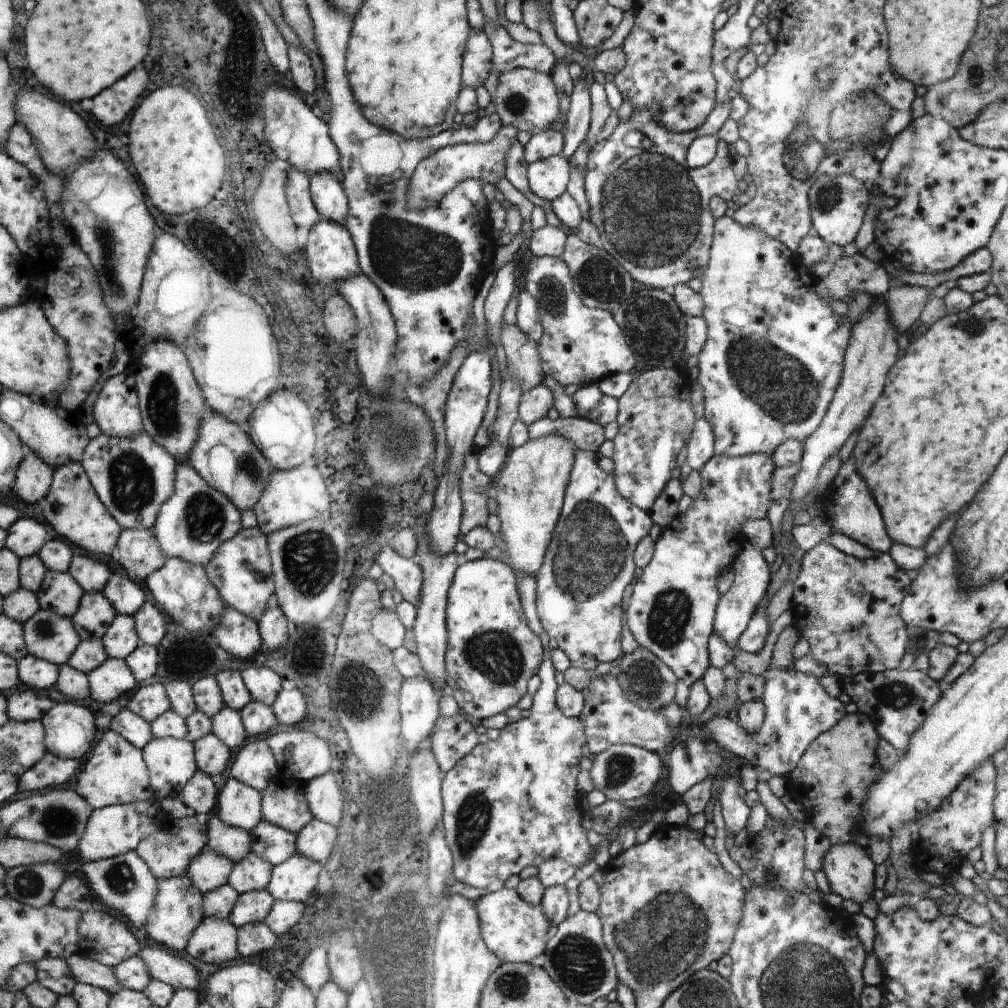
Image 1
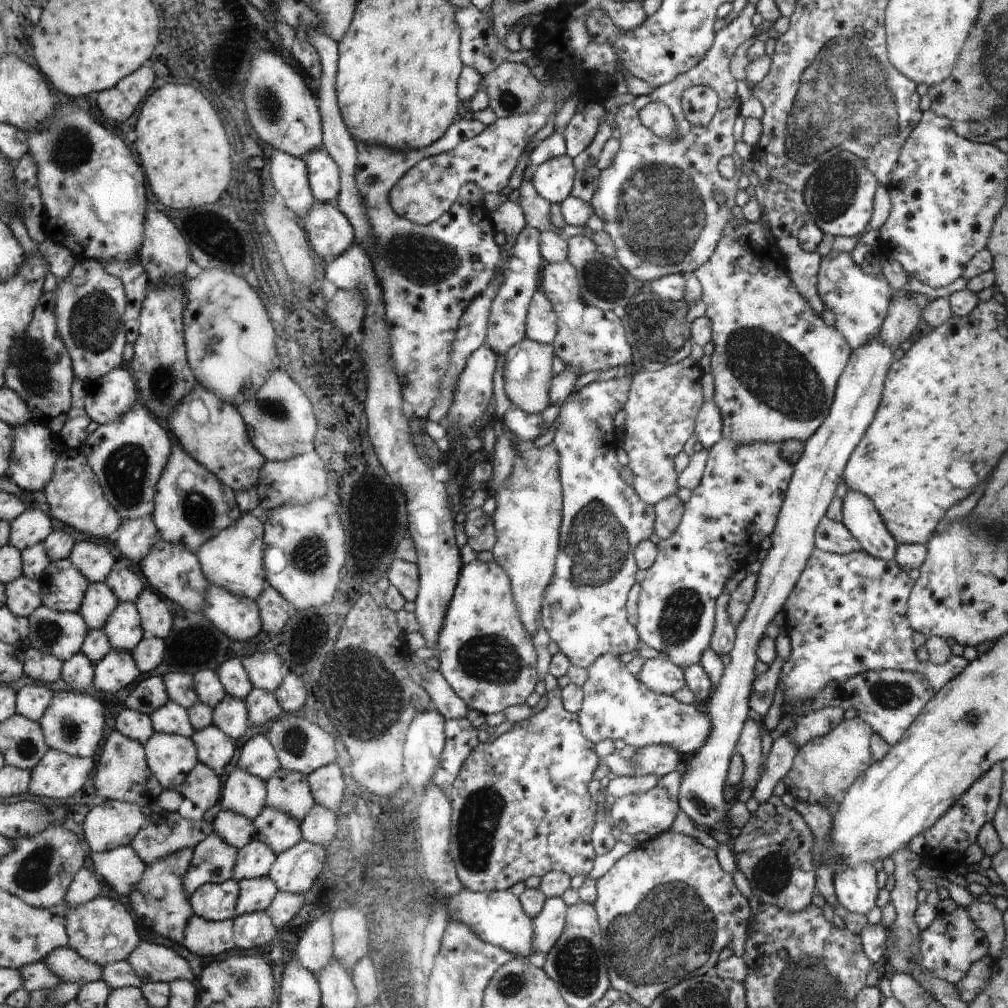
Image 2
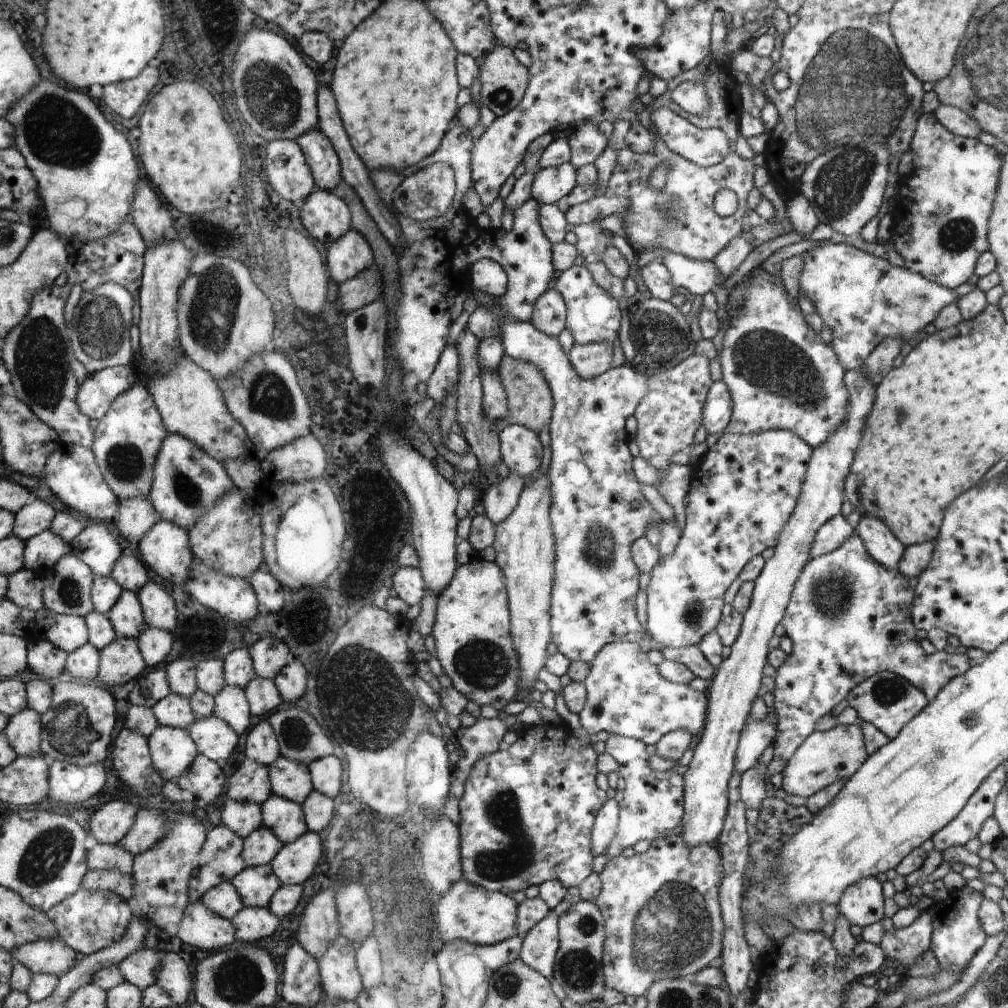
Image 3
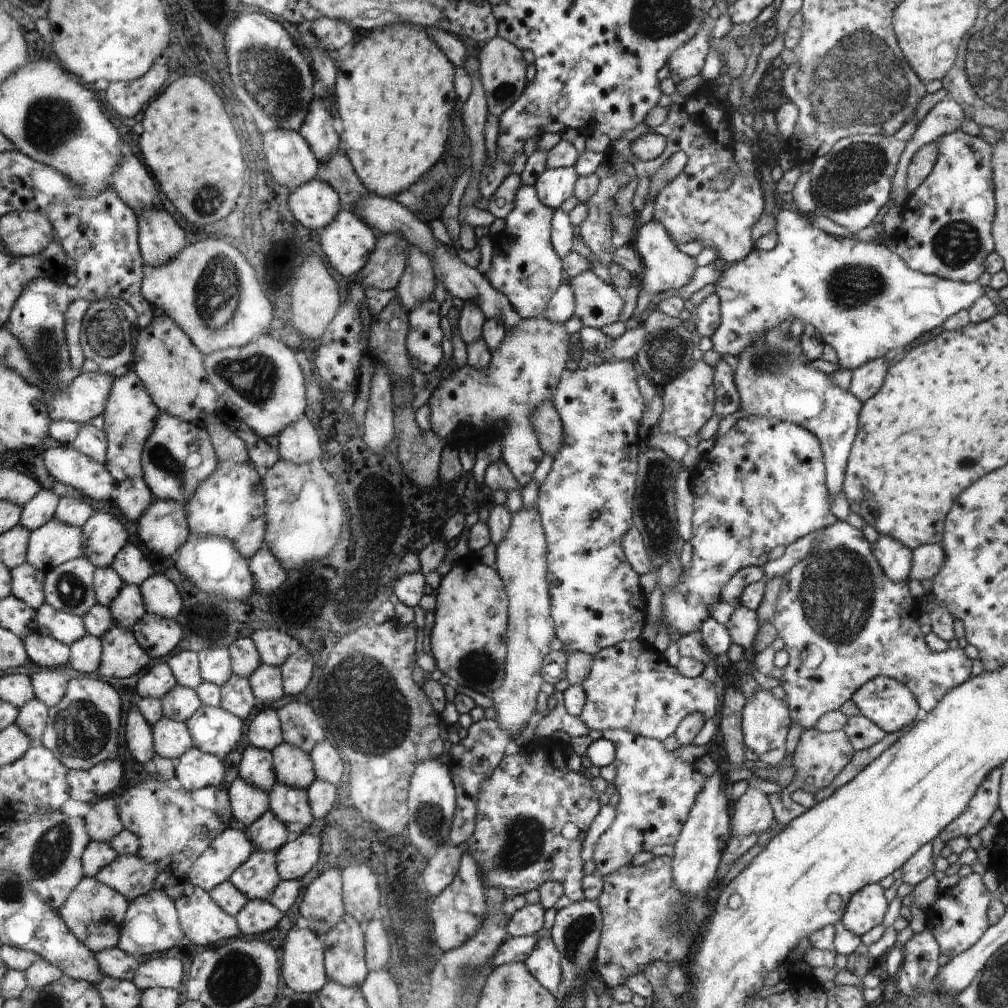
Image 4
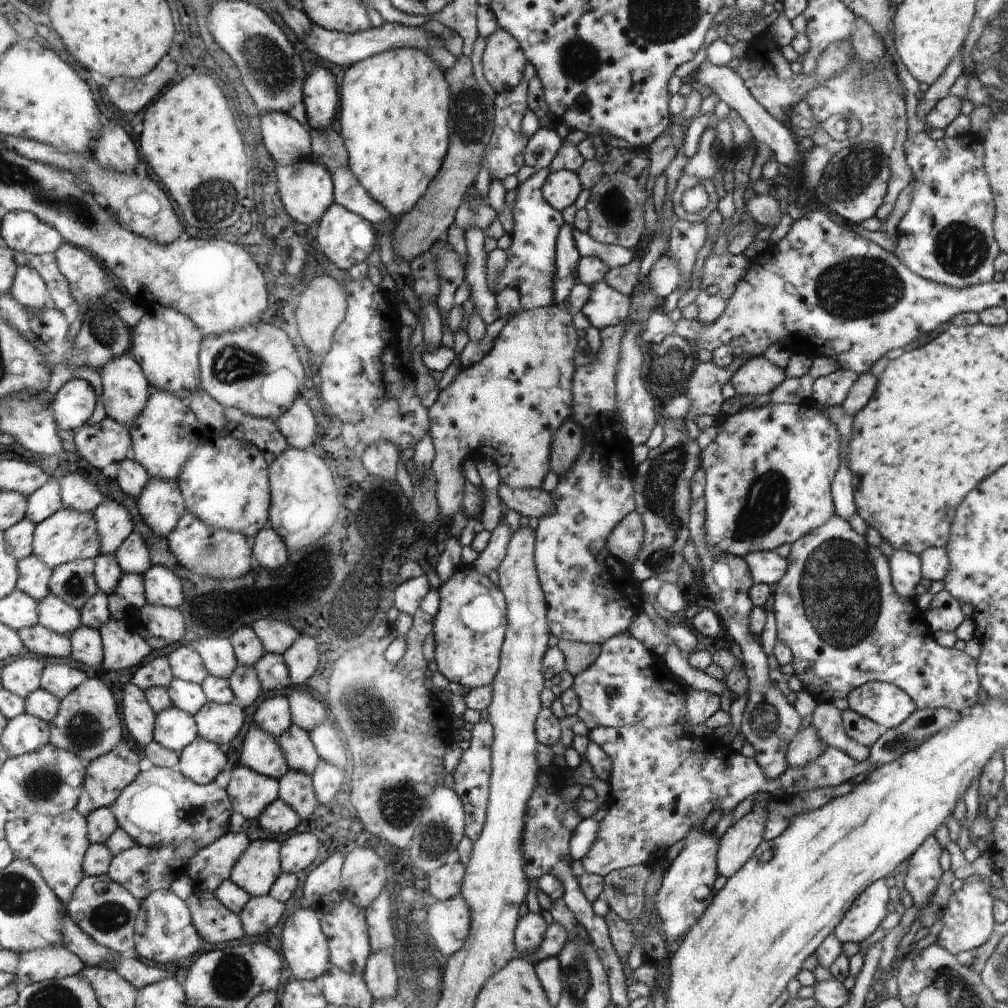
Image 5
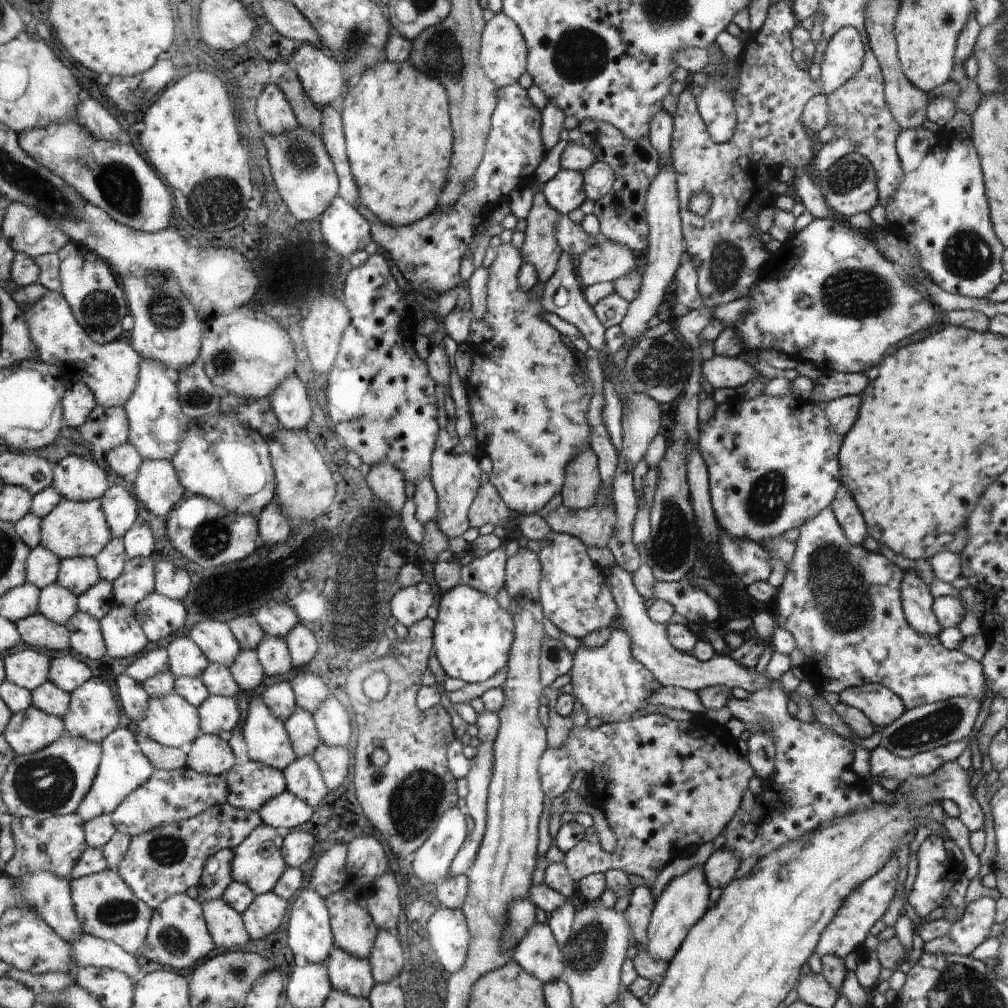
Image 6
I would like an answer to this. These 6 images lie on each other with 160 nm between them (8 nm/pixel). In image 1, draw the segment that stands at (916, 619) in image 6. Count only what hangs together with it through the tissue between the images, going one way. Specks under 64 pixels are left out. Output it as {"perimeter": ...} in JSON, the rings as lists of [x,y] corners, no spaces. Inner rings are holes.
{"perimeter":[[[847,459],[842,464],[833,483],[836,485],[834,506],[832,507],[832,520],[830,526],[833,532],[842,533],[856,542],[870,547],[879,553],[888,553],[894,544],[886,529],[886,521],[878,508],[877,502],[871,495],[870,489],[855,467],[854,460]]]}

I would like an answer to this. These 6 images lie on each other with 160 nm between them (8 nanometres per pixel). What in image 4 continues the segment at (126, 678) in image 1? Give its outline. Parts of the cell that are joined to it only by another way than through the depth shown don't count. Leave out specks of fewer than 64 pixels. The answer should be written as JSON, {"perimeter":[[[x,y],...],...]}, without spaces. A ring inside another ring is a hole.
{"perimeter":[[[113,624],[102,638],[102,662],[99,673],[104,676],[126,678],[138,674],[150,662],[150,655],[139,644],[131,629]]]}

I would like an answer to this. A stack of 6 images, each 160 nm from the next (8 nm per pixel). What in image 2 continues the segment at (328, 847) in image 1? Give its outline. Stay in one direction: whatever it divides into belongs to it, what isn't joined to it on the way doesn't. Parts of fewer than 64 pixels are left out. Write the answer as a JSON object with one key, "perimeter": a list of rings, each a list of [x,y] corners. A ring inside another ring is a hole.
{"perimeter":[[[315,805],[302,821],[302,835],[304,840],[327,847],[336,836],[336,813]]]}

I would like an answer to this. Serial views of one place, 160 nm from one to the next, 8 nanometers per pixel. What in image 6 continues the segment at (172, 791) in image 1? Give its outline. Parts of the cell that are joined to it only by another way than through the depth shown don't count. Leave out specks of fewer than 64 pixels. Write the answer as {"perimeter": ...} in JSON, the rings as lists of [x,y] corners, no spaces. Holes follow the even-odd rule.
{"perimeter":[[[175,690],[168,696],[150,697],[148,710],[139,721],[134,721],[134,724],[138,726],[140,734],[150,737],[161,745],[172,748],[187,748],[204,733],[199,717],[199,709],[190,704]]]}

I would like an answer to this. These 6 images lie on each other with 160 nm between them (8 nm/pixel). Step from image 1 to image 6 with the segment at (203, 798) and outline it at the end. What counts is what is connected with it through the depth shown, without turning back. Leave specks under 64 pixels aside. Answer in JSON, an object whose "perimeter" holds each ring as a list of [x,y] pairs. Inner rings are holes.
{"perimeter":[[[203,733],[186,748],[186,767],[197,773],[225,776],[236,765],[235,754],[227,742],[227,736]]]}

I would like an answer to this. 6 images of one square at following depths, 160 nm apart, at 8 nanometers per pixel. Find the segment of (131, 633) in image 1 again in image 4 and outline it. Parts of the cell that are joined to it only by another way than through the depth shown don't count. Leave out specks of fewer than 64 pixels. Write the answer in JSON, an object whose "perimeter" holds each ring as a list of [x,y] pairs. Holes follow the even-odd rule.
{"perimeter":[[[128,583],[123,584],[119,595],[108,608],[114,617],[114,624],[125,629],[131,629],[147,613],[141,588]]]}

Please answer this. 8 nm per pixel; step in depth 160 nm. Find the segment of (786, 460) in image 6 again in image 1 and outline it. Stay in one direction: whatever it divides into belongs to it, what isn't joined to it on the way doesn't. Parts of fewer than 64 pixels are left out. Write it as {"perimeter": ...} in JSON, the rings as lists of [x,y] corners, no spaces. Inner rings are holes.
{"perimeter":[[[764,453],[728,457],[713,455],[701,468],[701,491],[683,514],[673,518],[672,522],[662,530],[655,542],[653,557],[636,577],[637,583],[630,589],[628,599],[627,623],[640,647],[655,653],[678,678],[675,702],[682,708],[682,725],[689,721],[689,712],[685,707],[691,688],[700,682],[711,666],[710,640],[713,635],[712,622],[714,610],[718,610],[718,582],[720,572],[732,564],[738,540],[736,534],[743,536],[743,522],[746,519],[758,520],[767,515],[770,504],[771,478],[775,465],[773,458]]]}

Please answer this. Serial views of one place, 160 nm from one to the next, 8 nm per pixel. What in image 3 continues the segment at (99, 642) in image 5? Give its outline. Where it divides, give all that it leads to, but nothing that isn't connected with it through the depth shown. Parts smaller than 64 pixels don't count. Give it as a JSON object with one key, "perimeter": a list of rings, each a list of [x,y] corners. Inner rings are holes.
{"perimeter":[[[87,642],[74,652],[67,654],[66,670],[72,678],[92,682],[98,678],[100,652],[96,646]]]}

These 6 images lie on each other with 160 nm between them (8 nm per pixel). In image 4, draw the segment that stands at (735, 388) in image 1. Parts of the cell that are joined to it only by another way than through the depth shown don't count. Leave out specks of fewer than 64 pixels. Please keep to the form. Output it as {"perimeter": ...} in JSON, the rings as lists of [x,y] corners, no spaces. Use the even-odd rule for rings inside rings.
{"perimeter":[[[652,220],[642,226],[636,236],[639,256],[645,264],[643,274],[638,277],[642,289],[647,289],[650,292],[660,292],[664,295],[667,291],[680,290],[691,282],[695,269],[700,265],[696,263],[696,258],[676,248],[670,233],[663,227],[662,223]],[[790,333],[785,341],[773,338],[770,334],[760,335],[747,344],[746,350],[738,355],[738,364],[733,368],[733,381],[739,394],[739,410],[746,417],[775,418],[803,426],[820,440],[823,457],[826,462],[827,492],[838,494],[843,487],[845,470],[850,458],[851,448],[859,430],[859,416],[862,414],[863,401],[855,397],[849,389],[836,384],[832,376],[824,373],[811,364],[811,360],[803,352],[803,345],[796,343]]]}

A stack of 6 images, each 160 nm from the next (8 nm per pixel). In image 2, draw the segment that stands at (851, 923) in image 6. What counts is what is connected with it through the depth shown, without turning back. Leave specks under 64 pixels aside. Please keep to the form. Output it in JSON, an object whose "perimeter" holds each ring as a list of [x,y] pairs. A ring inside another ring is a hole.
{"perimeter":[[[872,863],[833,874],[837,902],[850,913],[866,916],[876,904],[876,869]]]}

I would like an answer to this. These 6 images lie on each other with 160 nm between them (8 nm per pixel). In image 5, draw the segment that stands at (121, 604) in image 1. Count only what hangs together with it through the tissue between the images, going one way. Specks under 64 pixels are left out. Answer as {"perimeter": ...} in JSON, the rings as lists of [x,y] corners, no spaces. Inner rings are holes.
{"perimeter":[[[138,531],[132,532],[126,542],[115,552],[124,573],[143,576],[151,567],[151,556]]]}

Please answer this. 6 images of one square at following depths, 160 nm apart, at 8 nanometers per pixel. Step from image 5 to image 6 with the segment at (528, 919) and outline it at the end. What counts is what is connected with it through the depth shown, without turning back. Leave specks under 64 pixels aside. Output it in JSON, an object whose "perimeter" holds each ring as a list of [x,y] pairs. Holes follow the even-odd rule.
{"perimeter":[[[536,923],[512,953],[514,962],[542,983],[560,980],[564,974],[563,947],[547,924]]]}

